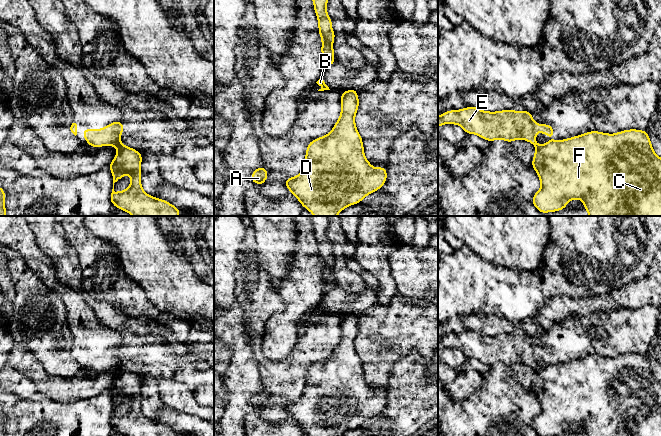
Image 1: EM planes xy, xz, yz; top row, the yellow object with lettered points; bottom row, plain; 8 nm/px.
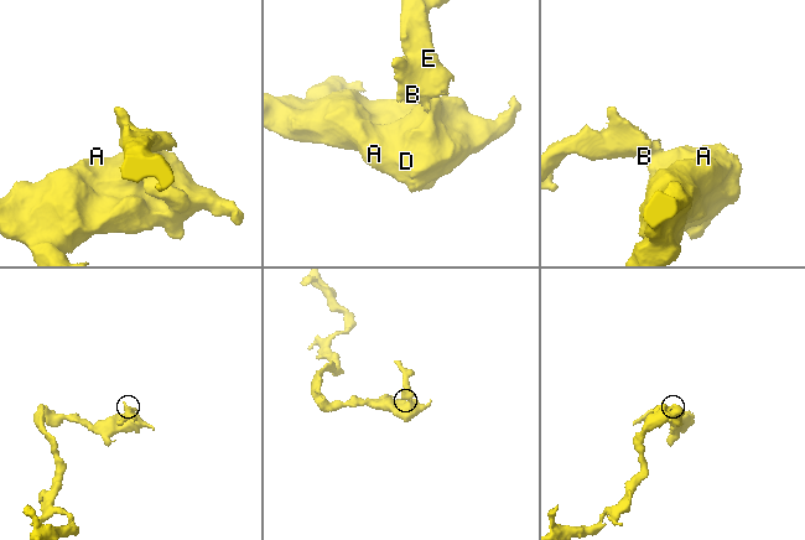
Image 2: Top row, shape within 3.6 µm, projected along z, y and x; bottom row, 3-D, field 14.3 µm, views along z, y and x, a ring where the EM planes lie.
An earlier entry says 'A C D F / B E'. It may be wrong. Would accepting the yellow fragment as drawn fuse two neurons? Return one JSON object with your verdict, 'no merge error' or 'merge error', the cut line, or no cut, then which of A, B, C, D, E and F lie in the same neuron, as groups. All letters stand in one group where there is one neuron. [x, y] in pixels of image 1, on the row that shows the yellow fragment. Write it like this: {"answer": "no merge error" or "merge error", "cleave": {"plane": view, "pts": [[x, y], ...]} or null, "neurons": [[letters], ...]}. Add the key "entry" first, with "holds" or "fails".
{"entry": "holds", "answer": "merge error", "cleave": {"plane": "xy", "pts": [[127, 146], [119, 149]]}, "neurons": [["A", "C", "D", "F"], ["B", "E"]]}

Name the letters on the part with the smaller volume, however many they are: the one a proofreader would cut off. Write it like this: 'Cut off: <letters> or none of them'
Cut off: B, E

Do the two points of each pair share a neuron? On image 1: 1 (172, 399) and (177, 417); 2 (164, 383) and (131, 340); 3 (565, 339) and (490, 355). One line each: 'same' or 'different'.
1: different
2: different
3: same

